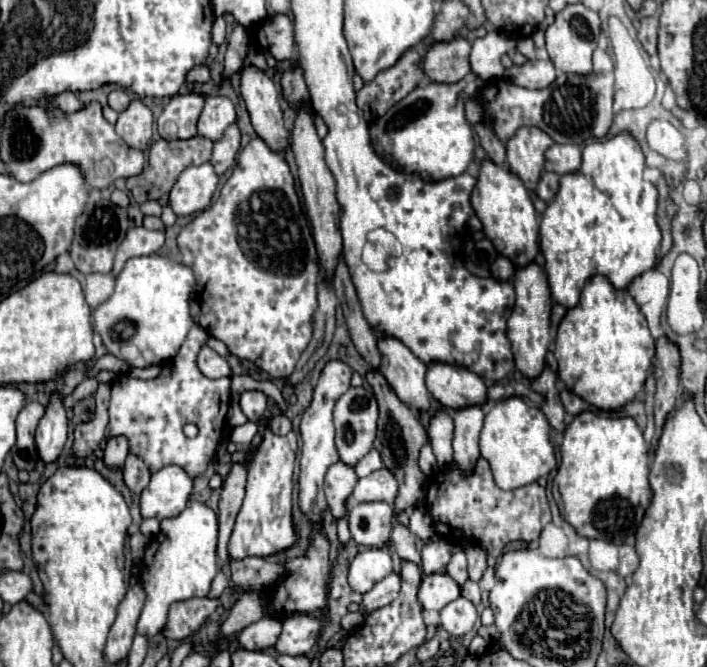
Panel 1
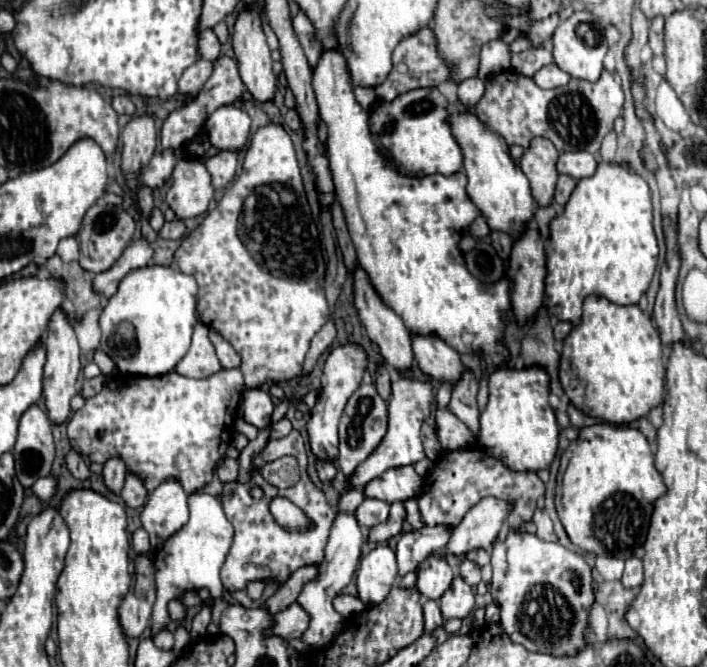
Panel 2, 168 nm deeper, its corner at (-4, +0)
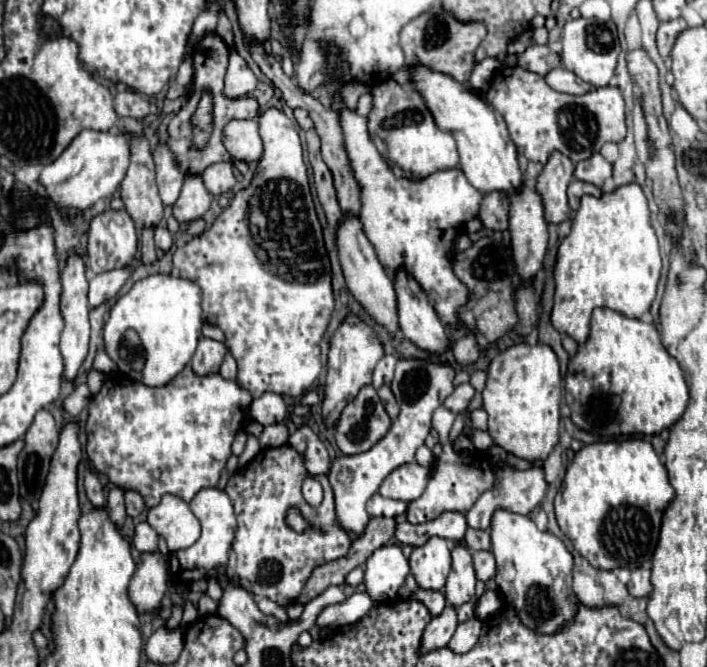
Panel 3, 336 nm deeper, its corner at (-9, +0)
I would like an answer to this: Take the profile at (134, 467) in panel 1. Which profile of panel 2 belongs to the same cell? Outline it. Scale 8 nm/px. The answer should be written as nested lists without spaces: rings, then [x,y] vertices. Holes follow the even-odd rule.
[[[128,473],[120,497],[122,497],[124,503],[126,503],[128,507],[132,507],[132,509],[142,507],[142,505],[146,503],[146,497],[148,497],[148,491],[146,491],[146,487],[144,487],[144,481],[142,481],[140,477]]]

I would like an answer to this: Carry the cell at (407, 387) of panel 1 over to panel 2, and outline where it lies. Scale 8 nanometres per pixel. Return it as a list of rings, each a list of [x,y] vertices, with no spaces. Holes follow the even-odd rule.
[[[356,263],[354,271],[352,271],[352,279],[354,279],[354,285],[352,285],[352,295],[354,295],[354,305],[356,305],[356,311],[360,315],[360,321],[366,329],[366,335],[370,337],[372,343],[376,343],[380,347],[380,353],[382,357],[386,359],[388,365],[392,365],[394,369],[398,371],[406,371],[412,367],[414,363],[414,355],[412,355],[412,349],[410,349],[410,331],[404,327],[400,315],[396,315],[384,301],[382,297],[376,293],[374,285],[370,283],[370,277],[368,273]]]

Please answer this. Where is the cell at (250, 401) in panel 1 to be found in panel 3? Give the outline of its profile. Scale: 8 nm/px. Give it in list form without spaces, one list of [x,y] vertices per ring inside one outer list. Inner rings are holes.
[[[269,391],[251,401],[249,415],[251,415],[251,419],[255,419],[263,427],[267,427],[273,423],[281,423],[287,415],[287,407],[285,407],[285,401],[281,395]]]

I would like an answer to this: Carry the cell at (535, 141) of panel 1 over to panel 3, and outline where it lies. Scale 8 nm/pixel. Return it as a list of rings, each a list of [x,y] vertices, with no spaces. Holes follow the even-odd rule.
[[[553,151],[537,177],[535,191],[541,195],[545,207],[545,219],[549,223],[561,223],[567,219],[567,185],[573,179],[573,163],[559,151]]]

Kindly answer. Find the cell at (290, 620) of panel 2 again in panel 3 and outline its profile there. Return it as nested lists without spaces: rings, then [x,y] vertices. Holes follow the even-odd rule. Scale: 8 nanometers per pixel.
[[[355,593],[353,597],[345,599],[337,605],[327,605],[315,619],[317,627],[343,627],[349,623],[355,623],[361,619],[369,609],[373,607],[373,601],[367,597],[367,593]]]

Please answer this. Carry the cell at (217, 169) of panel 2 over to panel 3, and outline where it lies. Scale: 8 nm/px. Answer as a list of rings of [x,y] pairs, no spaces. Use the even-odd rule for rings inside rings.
[[[229,161],[215,163],[205,169],[205,187],[209,189],[209,193],[221,195],[221,193],[231,191],[233,185],[235,185],[235,173]]]

